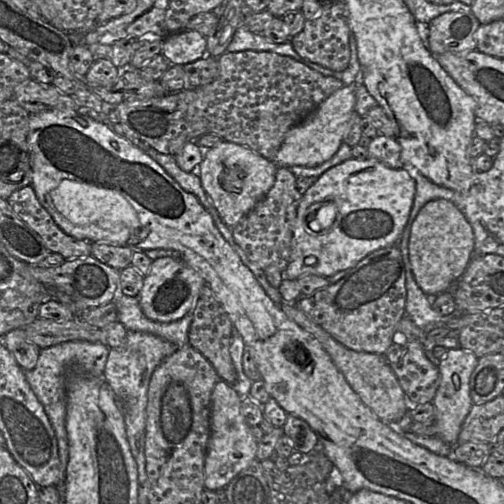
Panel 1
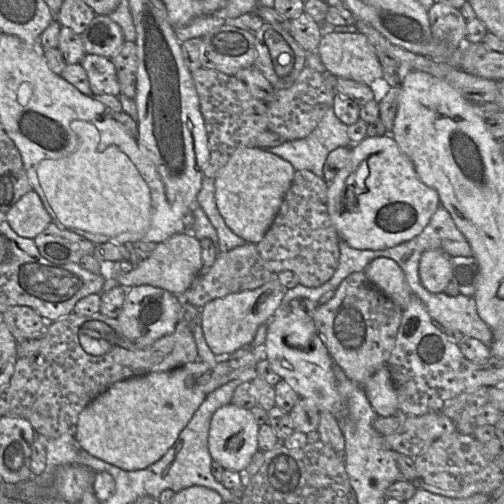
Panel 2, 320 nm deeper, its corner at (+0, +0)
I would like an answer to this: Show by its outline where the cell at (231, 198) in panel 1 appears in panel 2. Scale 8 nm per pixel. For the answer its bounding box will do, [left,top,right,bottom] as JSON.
[214,148,295,242]

